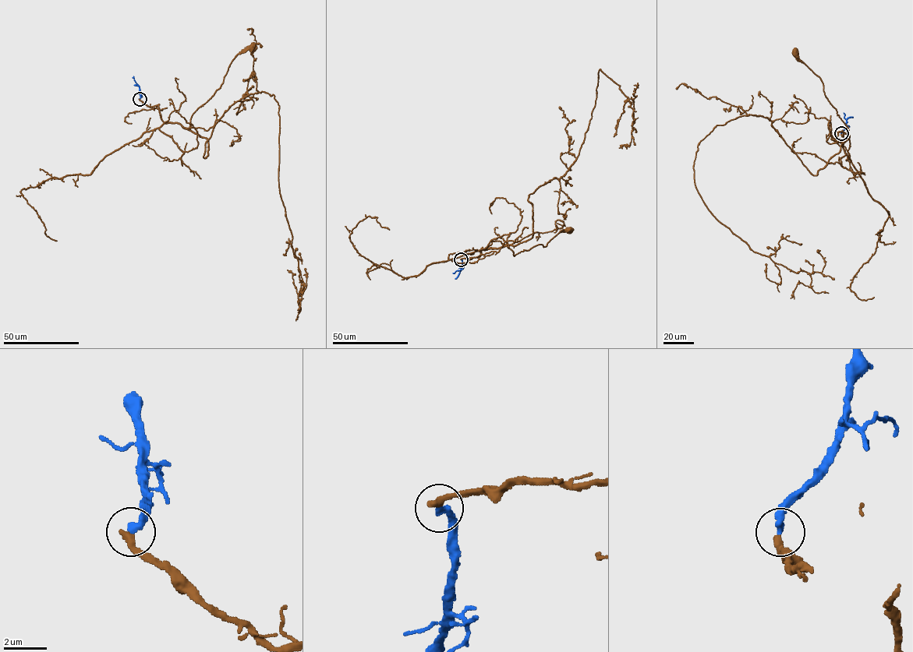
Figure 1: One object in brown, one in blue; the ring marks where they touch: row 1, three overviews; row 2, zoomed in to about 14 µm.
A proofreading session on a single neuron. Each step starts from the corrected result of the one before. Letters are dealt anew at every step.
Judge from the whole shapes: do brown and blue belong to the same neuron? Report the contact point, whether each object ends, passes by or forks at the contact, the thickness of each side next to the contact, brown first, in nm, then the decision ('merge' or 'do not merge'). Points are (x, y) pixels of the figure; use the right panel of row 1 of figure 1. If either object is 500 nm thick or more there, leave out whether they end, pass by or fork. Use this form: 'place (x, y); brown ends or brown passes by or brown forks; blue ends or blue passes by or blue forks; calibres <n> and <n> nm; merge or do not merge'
place (841, 133); brown ends; blue ends; calibres 360 and 320 nm; do not merge

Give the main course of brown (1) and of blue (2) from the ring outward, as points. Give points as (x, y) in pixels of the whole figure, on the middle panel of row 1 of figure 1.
1: (461, 259), (479, 257), (481, 248), (505, 246), (514, 255), (539, 244), (546, 246), (561, 230), (569, 230)
2: (461, 259), (460, 270), (454, 273)

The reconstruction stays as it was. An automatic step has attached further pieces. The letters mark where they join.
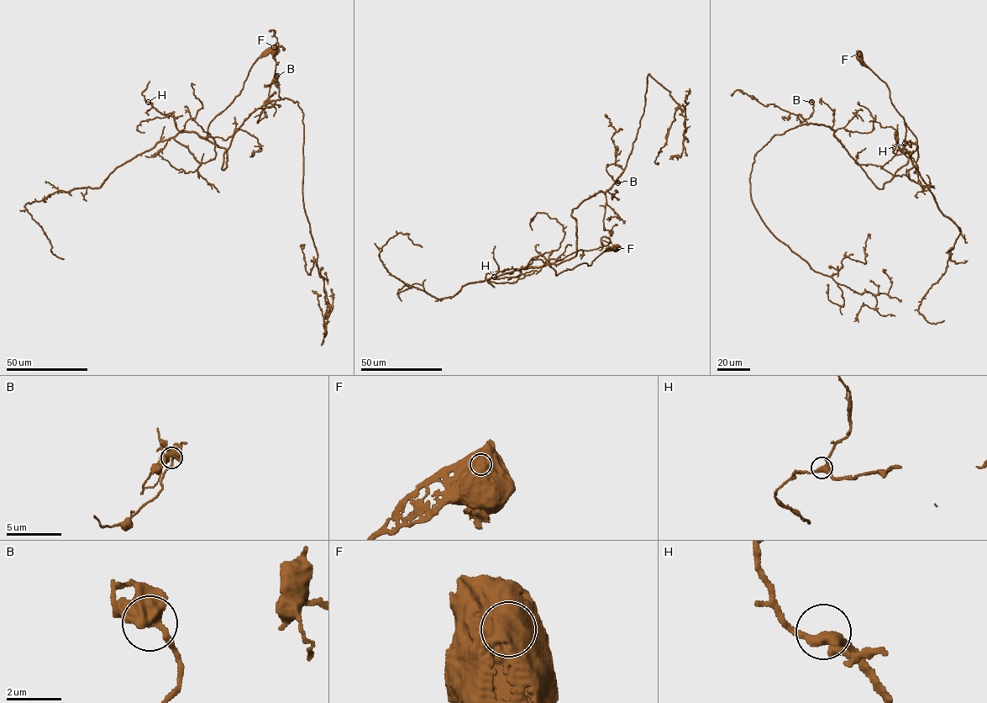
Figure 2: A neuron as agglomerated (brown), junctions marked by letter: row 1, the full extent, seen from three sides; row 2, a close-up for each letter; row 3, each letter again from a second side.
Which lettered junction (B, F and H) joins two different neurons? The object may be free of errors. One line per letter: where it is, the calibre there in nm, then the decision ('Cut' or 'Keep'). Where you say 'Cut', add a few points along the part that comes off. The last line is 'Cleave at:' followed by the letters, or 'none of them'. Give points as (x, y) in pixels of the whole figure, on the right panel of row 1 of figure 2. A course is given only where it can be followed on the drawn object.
B: Place: (811, 102). Thickness 480 nm. Keep
F: Place: (859, 54). Thickness 1350 nm. Keep
H: Place: (905, 143). Thickness 360 nm. Keep
Cleave at: none of them

